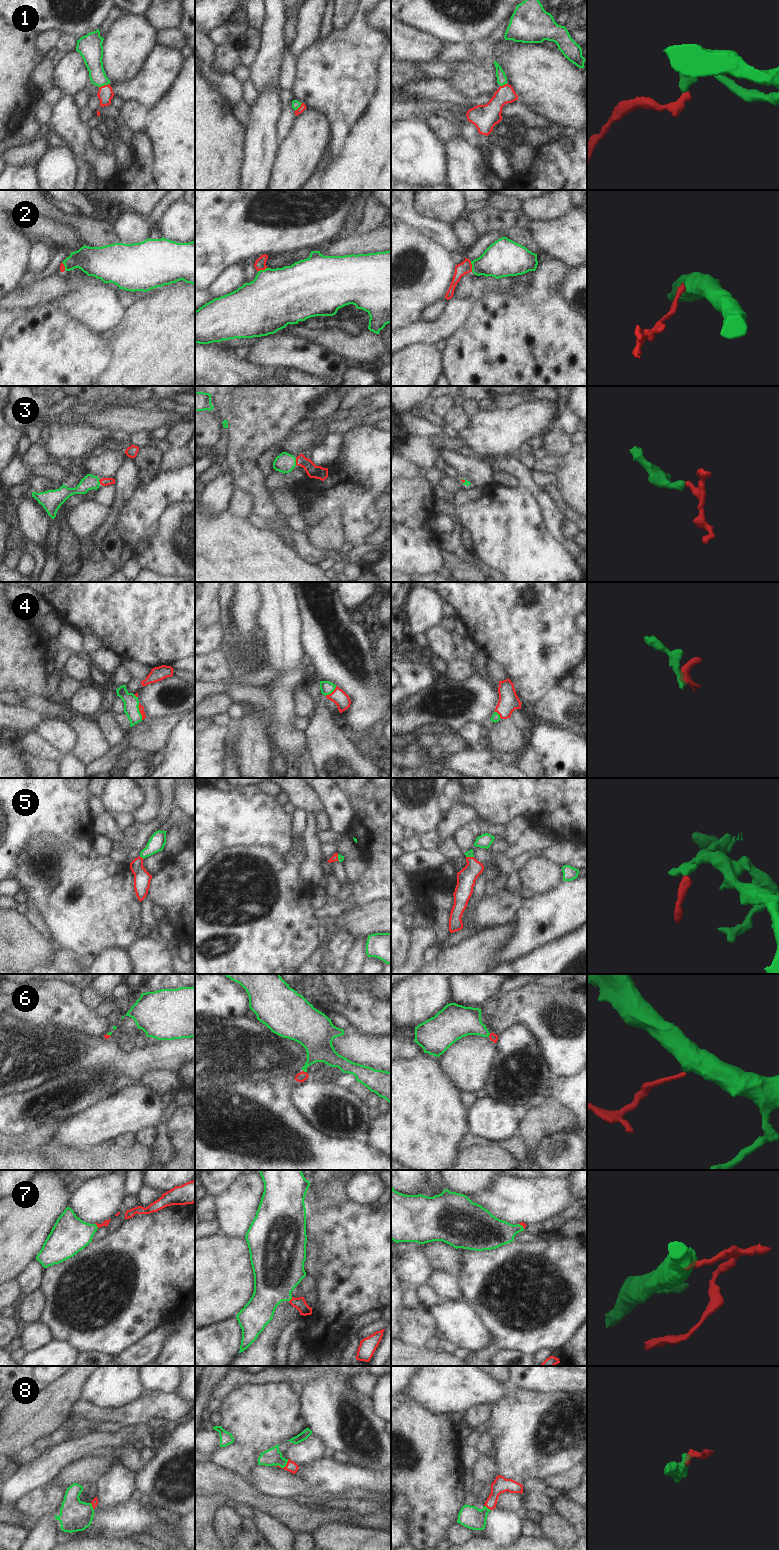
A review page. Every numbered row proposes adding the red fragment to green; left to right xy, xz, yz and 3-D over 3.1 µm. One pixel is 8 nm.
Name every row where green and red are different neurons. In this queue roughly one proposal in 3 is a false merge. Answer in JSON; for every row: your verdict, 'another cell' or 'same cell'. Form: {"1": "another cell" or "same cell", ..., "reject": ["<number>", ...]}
{"1": "same cell", "2": "same cell", "3": "same cell", "4": "same cell", "5": "same cell", "6": "same cell", "7": "same cell", "8": "same cell", "reject": []}

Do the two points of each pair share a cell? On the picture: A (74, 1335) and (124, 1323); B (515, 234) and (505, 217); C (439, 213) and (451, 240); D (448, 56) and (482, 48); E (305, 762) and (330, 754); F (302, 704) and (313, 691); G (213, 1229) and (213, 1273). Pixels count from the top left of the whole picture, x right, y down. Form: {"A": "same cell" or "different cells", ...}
{"A": "same cell", "B": "different cells", "C": "different cells", "D": "same cell", "E": "different cells", "F": "same cell", "G": "different cells"}

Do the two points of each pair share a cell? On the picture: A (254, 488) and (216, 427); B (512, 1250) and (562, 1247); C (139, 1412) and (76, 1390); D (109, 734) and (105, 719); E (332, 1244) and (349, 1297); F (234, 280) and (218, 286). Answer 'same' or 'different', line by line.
A: different
B: same
C: different
D: same
E: same
F: same

